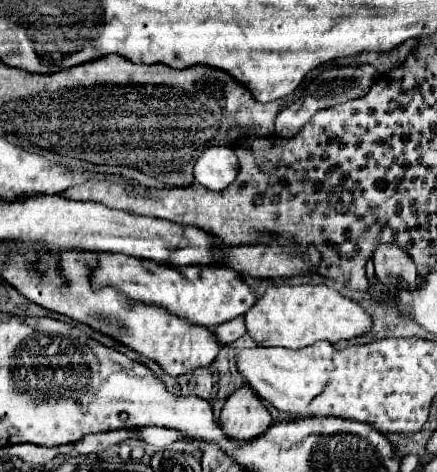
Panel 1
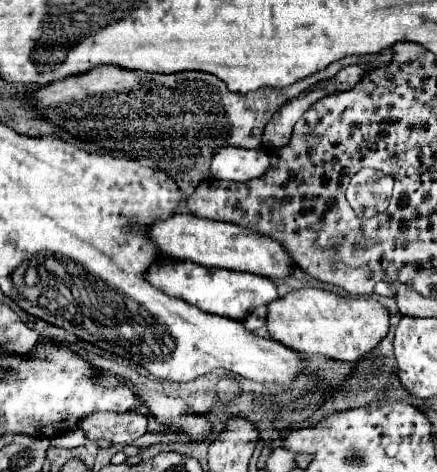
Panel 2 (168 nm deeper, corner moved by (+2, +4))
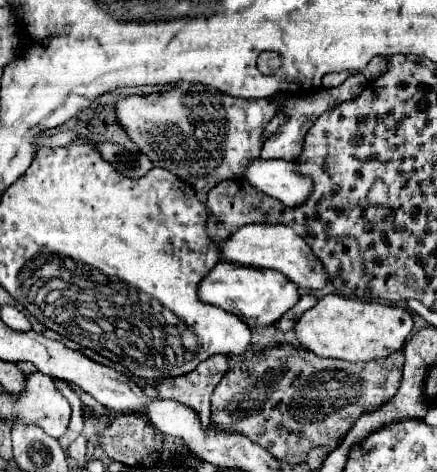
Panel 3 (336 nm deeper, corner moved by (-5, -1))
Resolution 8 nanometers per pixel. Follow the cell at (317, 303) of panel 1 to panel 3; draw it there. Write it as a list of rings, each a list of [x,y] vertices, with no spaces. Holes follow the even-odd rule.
[[[328,294],[322,296],[314,308],[302,314],[302,318],[294,324],[294,334],[302,348],[314,352],[320,358],[368,362],[386,358],[388,354],[400,350],[412,330],[412,324],[410,312],[402,306],[360,302],[342,298],[338,294]]]

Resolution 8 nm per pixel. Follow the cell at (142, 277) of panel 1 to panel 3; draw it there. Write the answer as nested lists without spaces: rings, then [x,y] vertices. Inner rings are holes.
[[[220,262],[200,280],[198,298],[204,304],[212,304],[236,314],[250,328],[258,328],[274,324],[288,308],[292,308],[298,302],[298,288],[276,270],[258,270]]]

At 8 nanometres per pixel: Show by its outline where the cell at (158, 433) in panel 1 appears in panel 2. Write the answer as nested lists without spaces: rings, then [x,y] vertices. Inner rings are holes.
[[[99,411],[81,419],[79,429],[89,441],[105,439],[111,443],[131,445],[147,432],[147,417],[135,411],[125,411],[125,413]]]

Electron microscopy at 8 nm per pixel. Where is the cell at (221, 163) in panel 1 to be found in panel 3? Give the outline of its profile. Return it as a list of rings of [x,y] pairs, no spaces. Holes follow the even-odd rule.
[[[256,158],[256,162],[248,162],[242,178],[286,206],[300,206],[312,192],[312,180],[302,176],[288,160]]]

